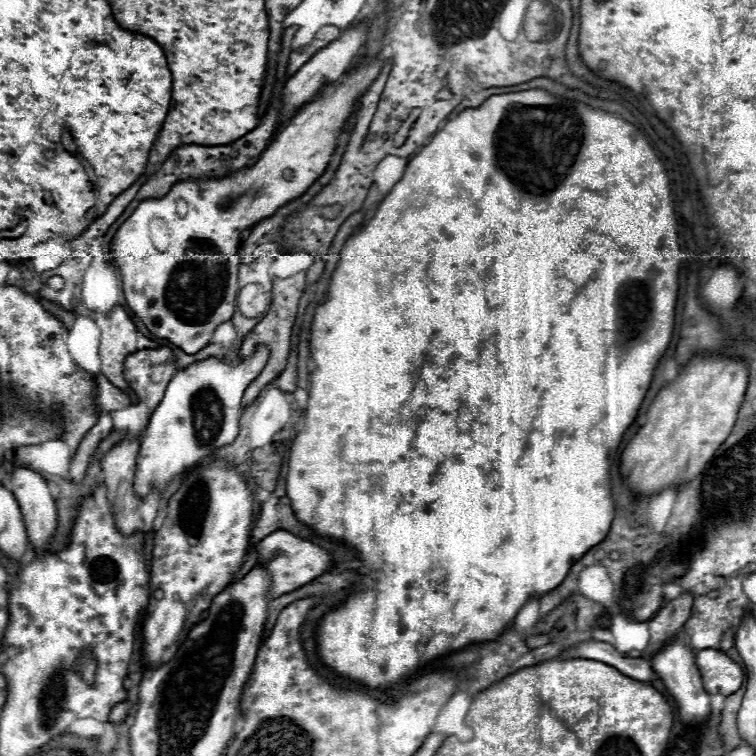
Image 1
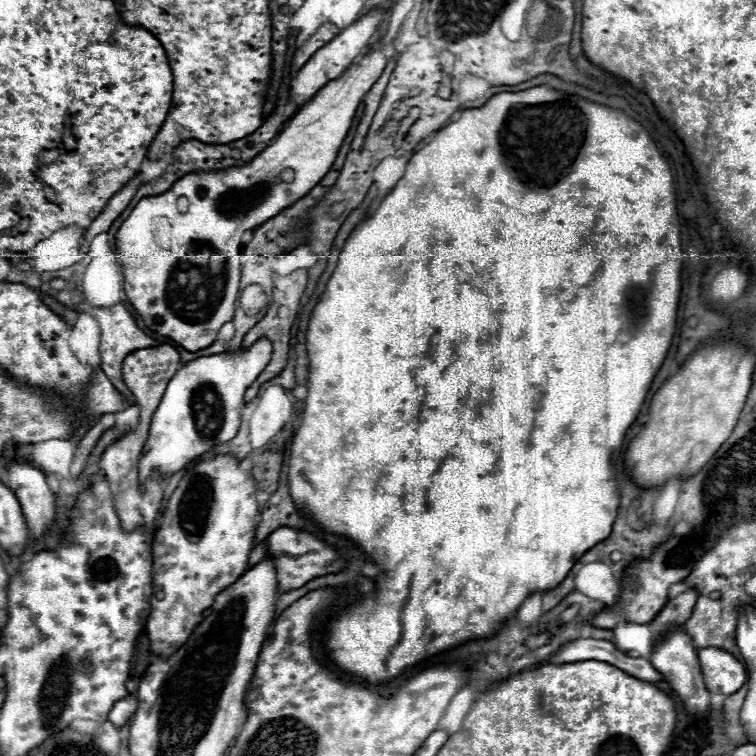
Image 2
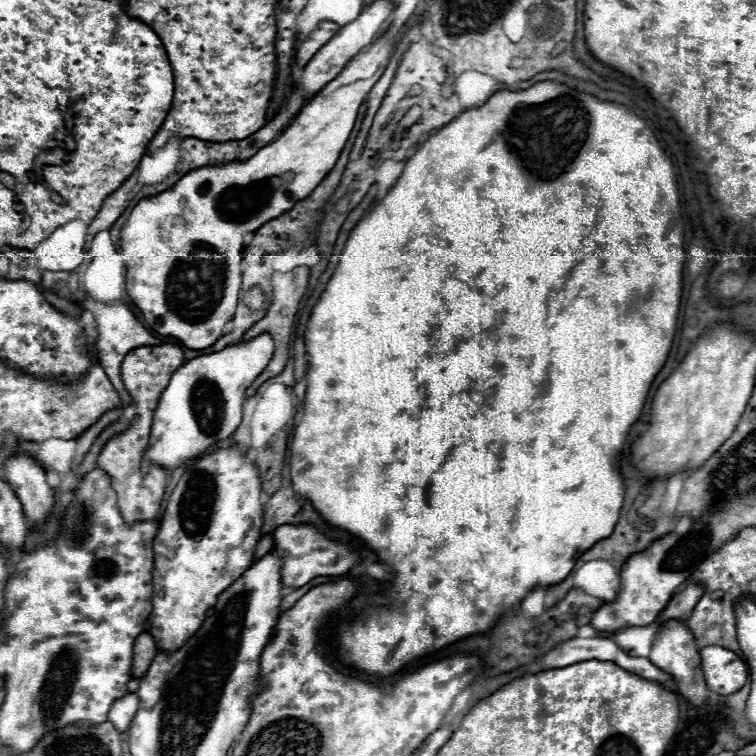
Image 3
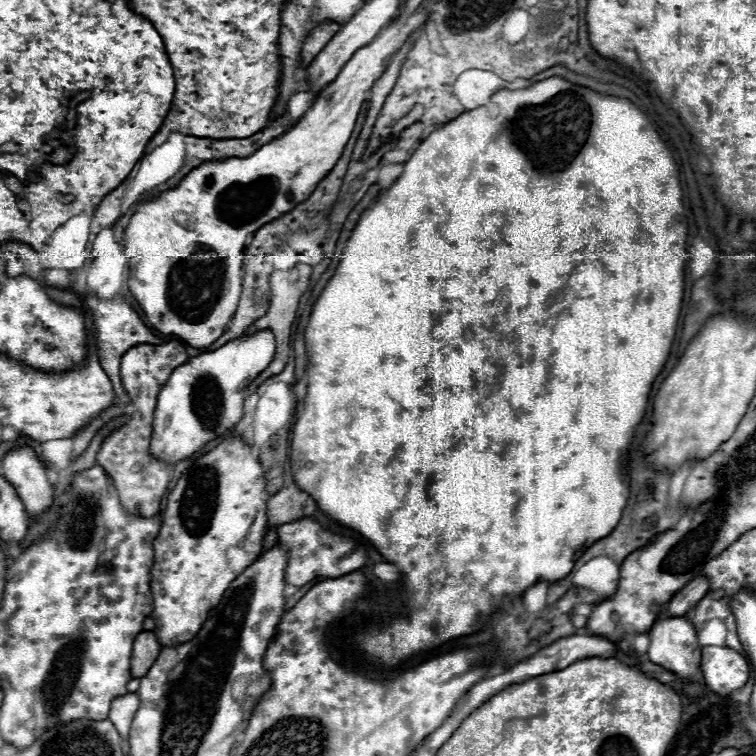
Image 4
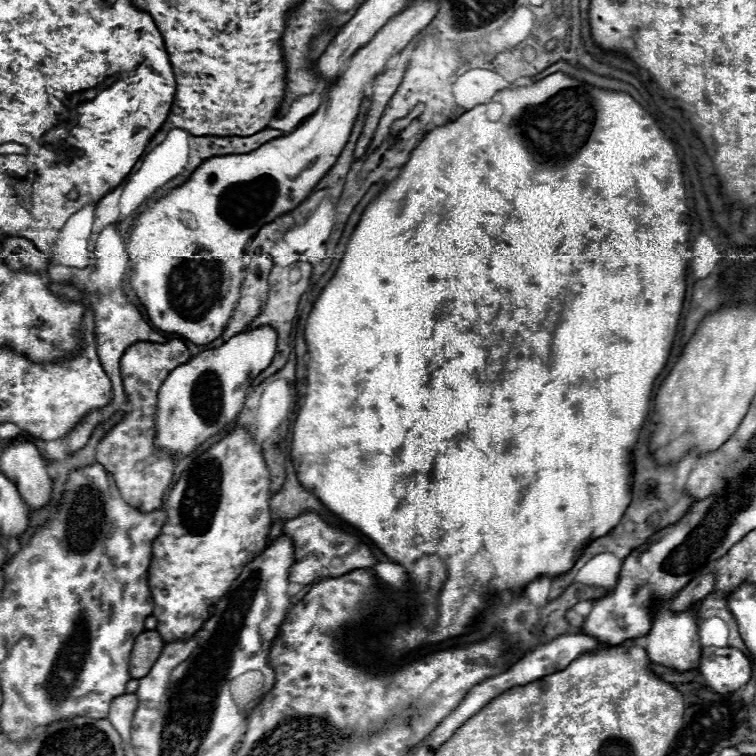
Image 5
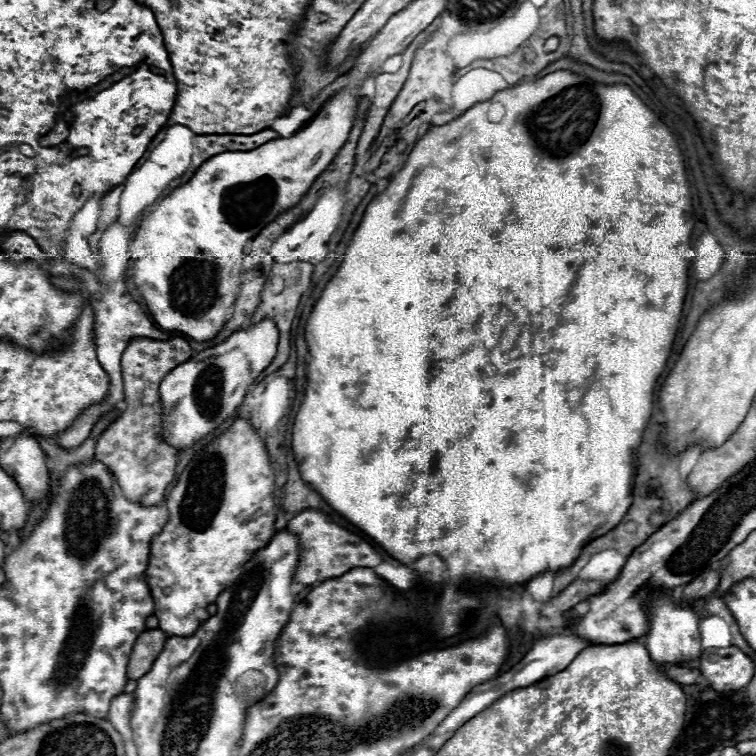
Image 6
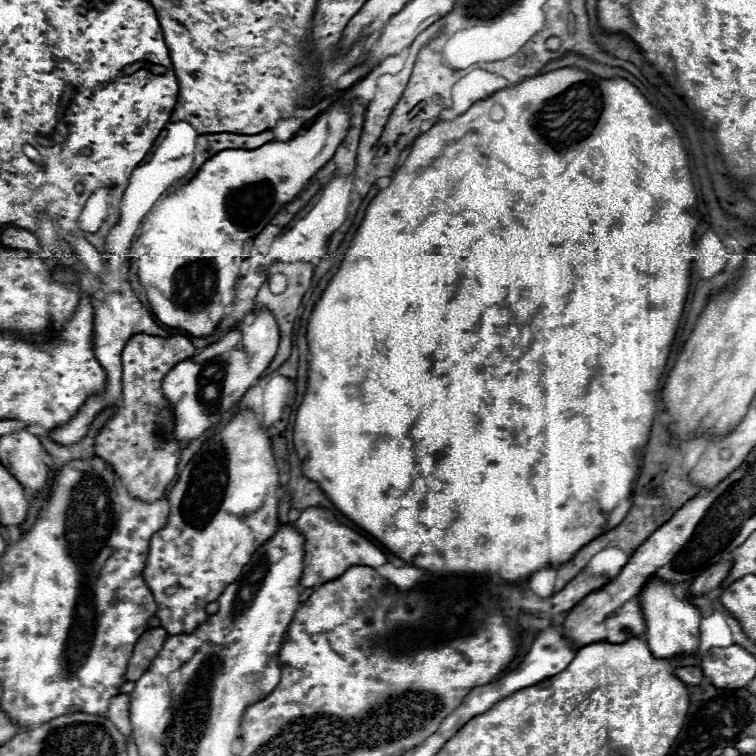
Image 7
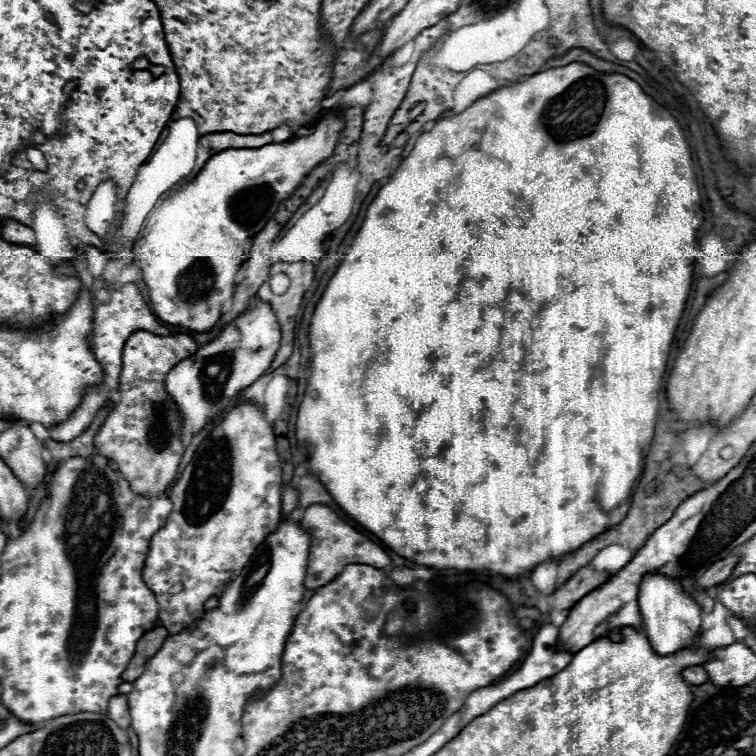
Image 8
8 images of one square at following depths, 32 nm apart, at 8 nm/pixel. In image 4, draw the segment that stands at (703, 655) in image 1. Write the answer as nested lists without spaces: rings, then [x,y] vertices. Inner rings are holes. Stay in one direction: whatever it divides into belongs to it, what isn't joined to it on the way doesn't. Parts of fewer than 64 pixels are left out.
[[[704,646],[702,648],[702,672],[706,686],[720,694],[728,696],[740,690],[750,678],[748,660],[732,648],[722,646]]]

